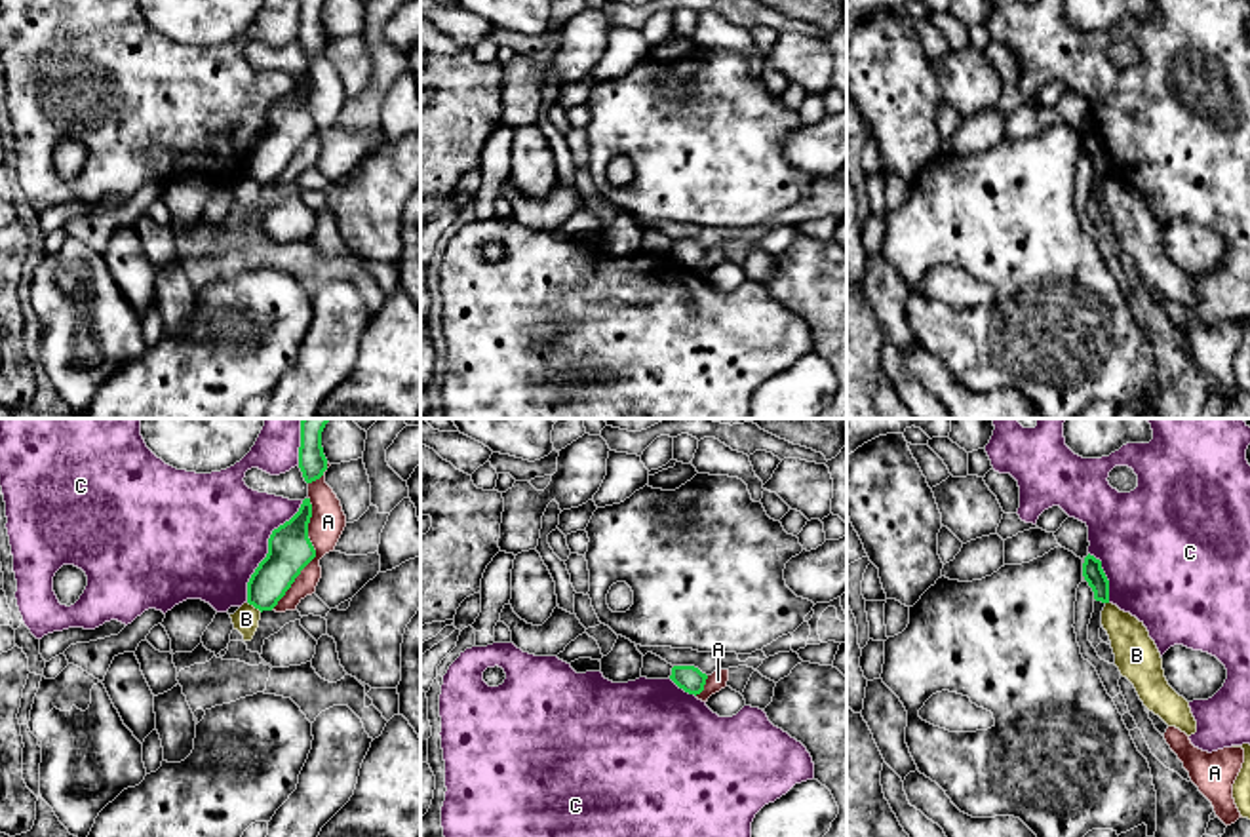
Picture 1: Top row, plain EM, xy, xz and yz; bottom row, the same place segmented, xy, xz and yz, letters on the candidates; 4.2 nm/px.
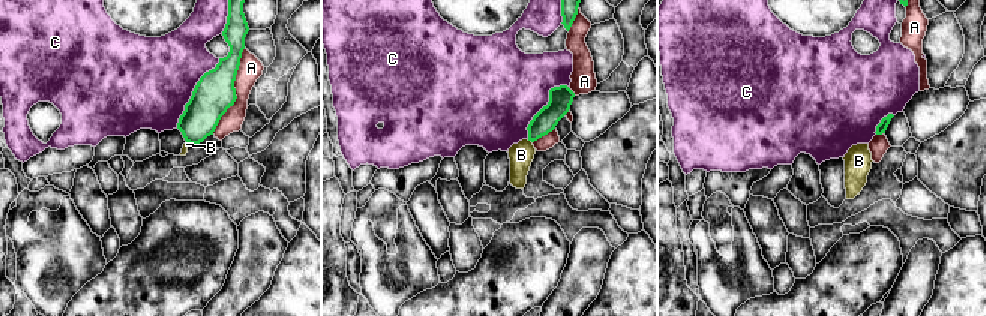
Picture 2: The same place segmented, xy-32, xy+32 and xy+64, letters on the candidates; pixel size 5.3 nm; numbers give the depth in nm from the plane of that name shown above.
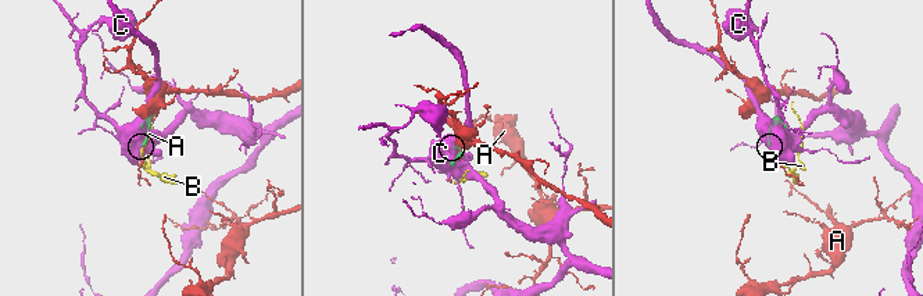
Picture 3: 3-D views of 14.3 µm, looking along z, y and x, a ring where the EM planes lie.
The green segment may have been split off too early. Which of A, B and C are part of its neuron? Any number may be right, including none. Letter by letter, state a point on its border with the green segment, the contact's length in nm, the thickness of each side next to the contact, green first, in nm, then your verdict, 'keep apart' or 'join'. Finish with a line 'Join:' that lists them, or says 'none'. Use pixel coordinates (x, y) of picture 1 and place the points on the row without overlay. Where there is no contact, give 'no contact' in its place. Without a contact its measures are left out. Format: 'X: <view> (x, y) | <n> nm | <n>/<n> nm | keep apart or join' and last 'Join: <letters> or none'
A: xy (314, 128) | 500 nm | 190/150 nm | keep apart
B: xy (255, 181) | 80 nm | 170/110 nm | keep apart
C: xy (269, 124) | 500 nm | 190/460 nm | keep apart
Join: none

